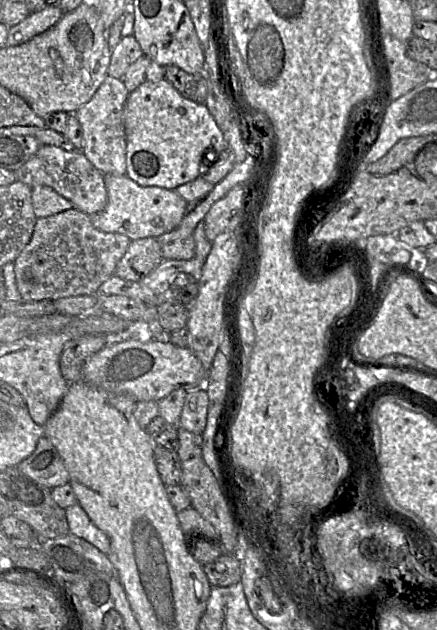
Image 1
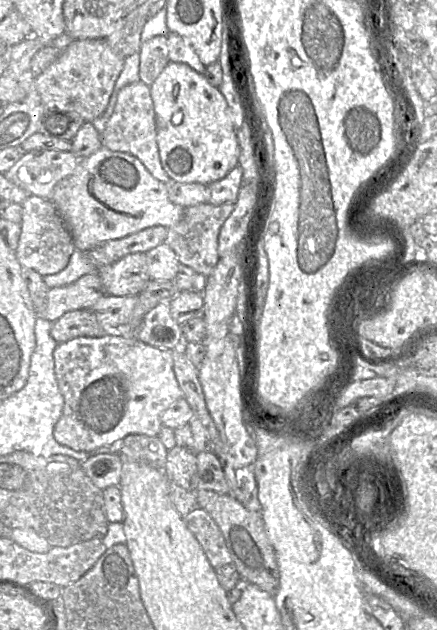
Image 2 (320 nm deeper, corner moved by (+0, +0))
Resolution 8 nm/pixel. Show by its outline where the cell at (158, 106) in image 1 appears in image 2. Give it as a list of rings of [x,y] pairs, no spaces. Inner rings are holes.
[[[169,62],[164,70],[161,72],[161,74],[158,76],[158,78],[150,86],[150,92],[155,111],[157,126],[157,144],[159,149],[160,161],[163,169],[173,181],[181,183],[201,183],[204,185],[209,185],[212,182],[223,179],[234,167],[239,165],[238,159],[240,155],[240,148],[226,99],[220,92],[219,88],[212,86],[208,82],[204,74],[198,73],[187,64],[179,62]]]

